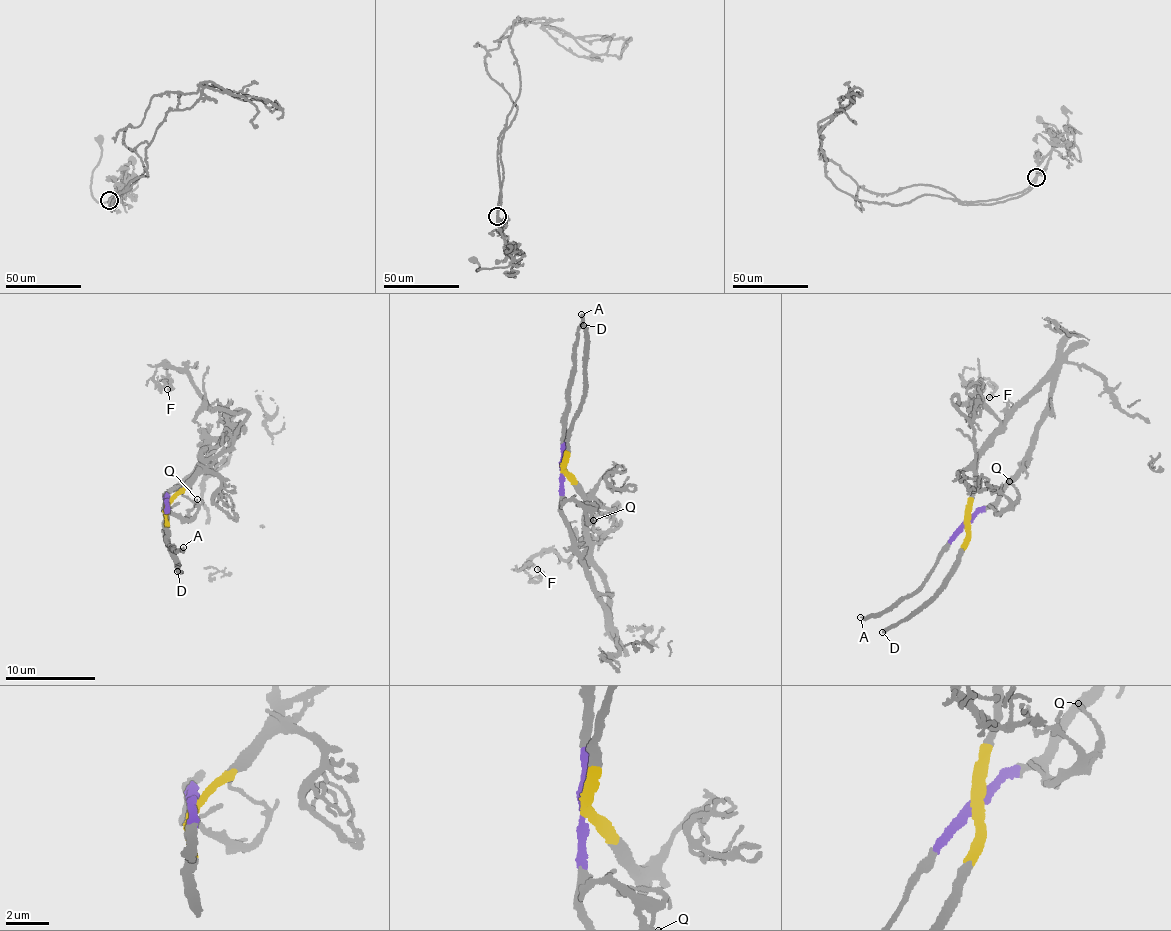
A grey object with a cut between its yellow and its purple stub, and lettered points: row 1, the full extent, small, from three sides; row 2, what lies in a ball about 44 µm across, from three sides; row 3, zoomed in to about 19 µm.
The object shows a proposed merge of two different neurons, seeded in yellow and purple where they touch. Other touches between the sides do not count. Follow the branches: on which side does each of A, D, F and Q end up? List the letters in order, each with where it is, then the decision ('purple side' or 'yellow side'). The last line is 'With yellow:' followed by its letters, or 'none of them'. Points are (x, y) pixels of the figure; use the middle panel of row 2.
A: place (581, 314); purple side
D: place (583, 325); yellow side
F: place (537, 569); yellow side
Q: place (593, 520); purple side
With yellow: D, F

